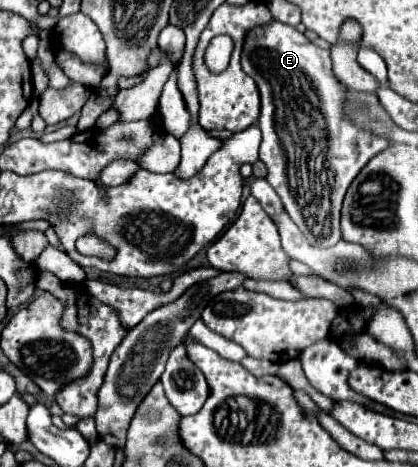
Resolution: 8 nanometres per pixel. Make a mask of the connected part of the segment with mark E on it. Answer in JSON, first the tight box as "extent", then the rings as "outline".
{"extent":[242,22,388,248],"outline":[[[270,22],[256,26],[248,32],[244,48],[242,48],[242,70],[256,82],[260,90],[260,130],[262,130],[262,144],[260,144],[260,160],[268,168],[266,180],[280,196],[288,216],[294,224],[306,234],[308,242],[318,248],[334,246],[340,234],[340,206],[346,194],[346,188],[356,178],[356,174],[366,166],[370,158],[378,152],[388,148],[388,140],[366,130],[360,130],[346,118],[342,118],[342,98],[344,86],[332,74],[332,60],[330,50],[322,50],[314,46],[304,34],[300,34],[294,26],[282,22]]]}

